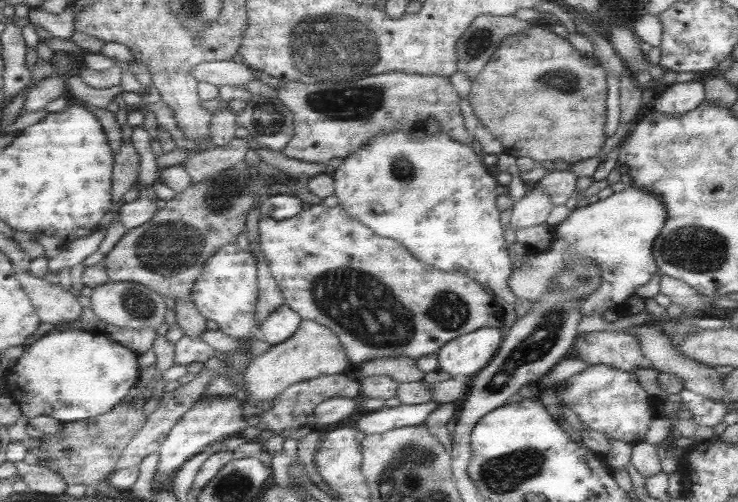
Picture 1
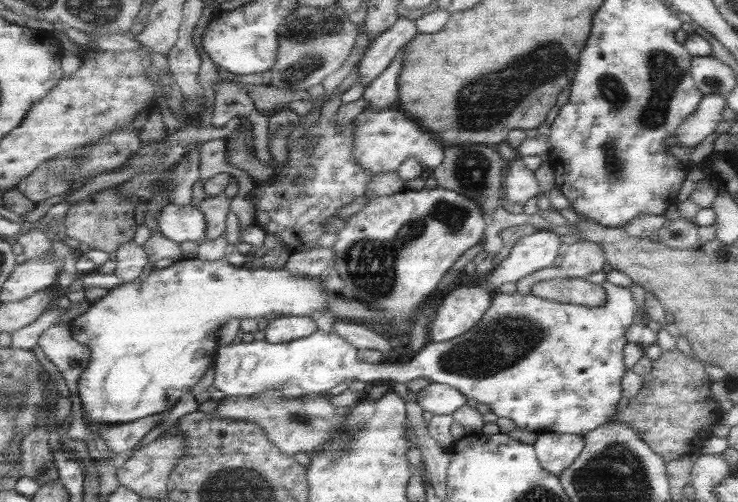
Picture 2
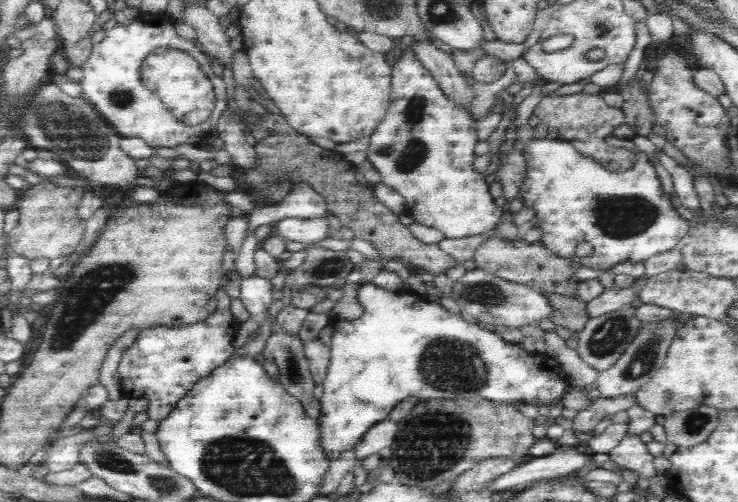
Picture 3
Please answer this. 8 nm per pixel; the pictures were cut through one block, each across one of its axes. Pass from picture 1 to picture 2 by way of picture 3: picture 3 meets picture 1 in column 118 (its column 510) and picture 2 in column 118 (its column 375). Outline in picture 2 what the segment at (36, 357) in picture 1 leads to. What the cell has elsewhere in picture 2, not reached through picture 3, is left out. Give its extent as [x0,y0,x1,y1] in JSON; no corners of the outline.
[69,258,381,436]

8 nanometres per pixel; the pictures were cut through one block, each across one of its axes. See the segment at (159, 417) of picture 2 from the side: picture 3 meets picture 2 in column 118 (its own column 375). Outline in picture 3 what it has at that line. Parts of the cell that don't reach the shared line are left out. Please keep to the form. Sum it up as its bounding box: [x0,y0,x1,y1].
[356,418,398,461]

